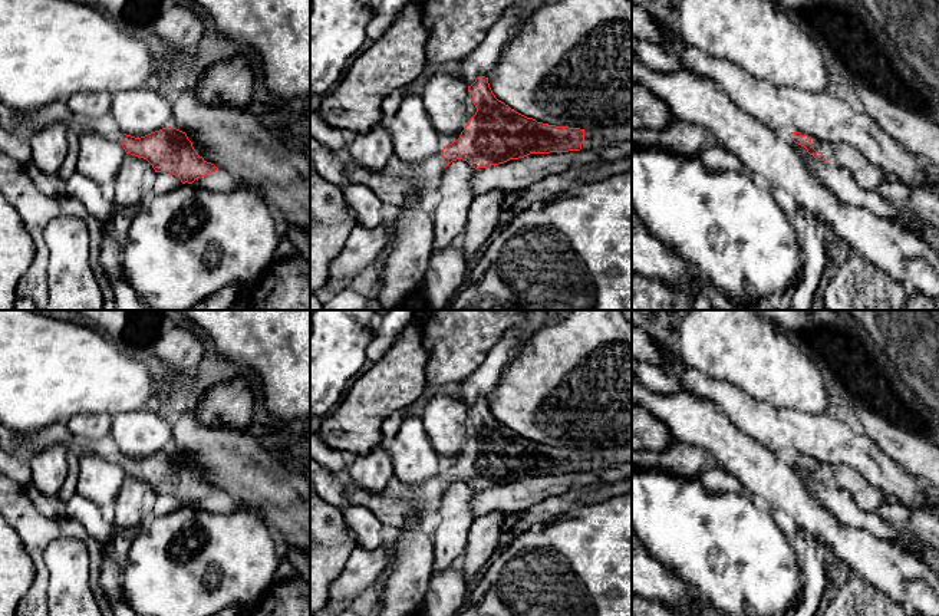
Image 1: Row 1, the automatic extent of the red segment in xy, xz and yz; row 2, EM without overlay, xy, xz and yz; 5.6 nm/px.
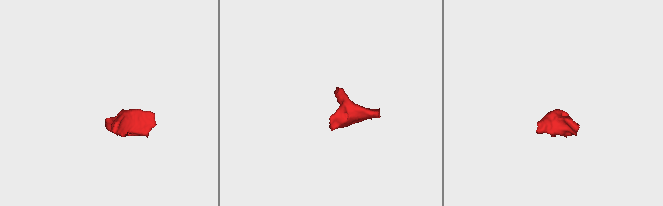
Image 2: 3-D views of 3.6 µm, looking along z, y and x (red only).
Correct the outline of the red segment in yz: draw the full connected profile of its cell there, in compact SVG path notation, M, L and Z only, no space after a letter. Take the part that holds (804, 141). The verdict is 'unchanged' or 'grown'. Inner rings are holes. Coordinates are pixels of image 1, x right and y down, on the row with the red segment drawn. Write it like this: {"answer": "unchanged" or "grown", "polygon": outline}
{"answer": "grown", "polygon": "M791 132L788 136L798 145L804 146L810 155L818 161L834 162L836 145L827 141L813 138L804 132Z"}

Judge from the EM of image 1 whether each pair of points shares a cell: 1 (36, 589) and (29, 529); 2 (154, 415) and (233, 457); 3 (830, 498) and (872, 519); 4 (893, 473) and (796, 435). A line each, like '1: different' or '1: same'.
1: same
2: different
3: same
4: same

